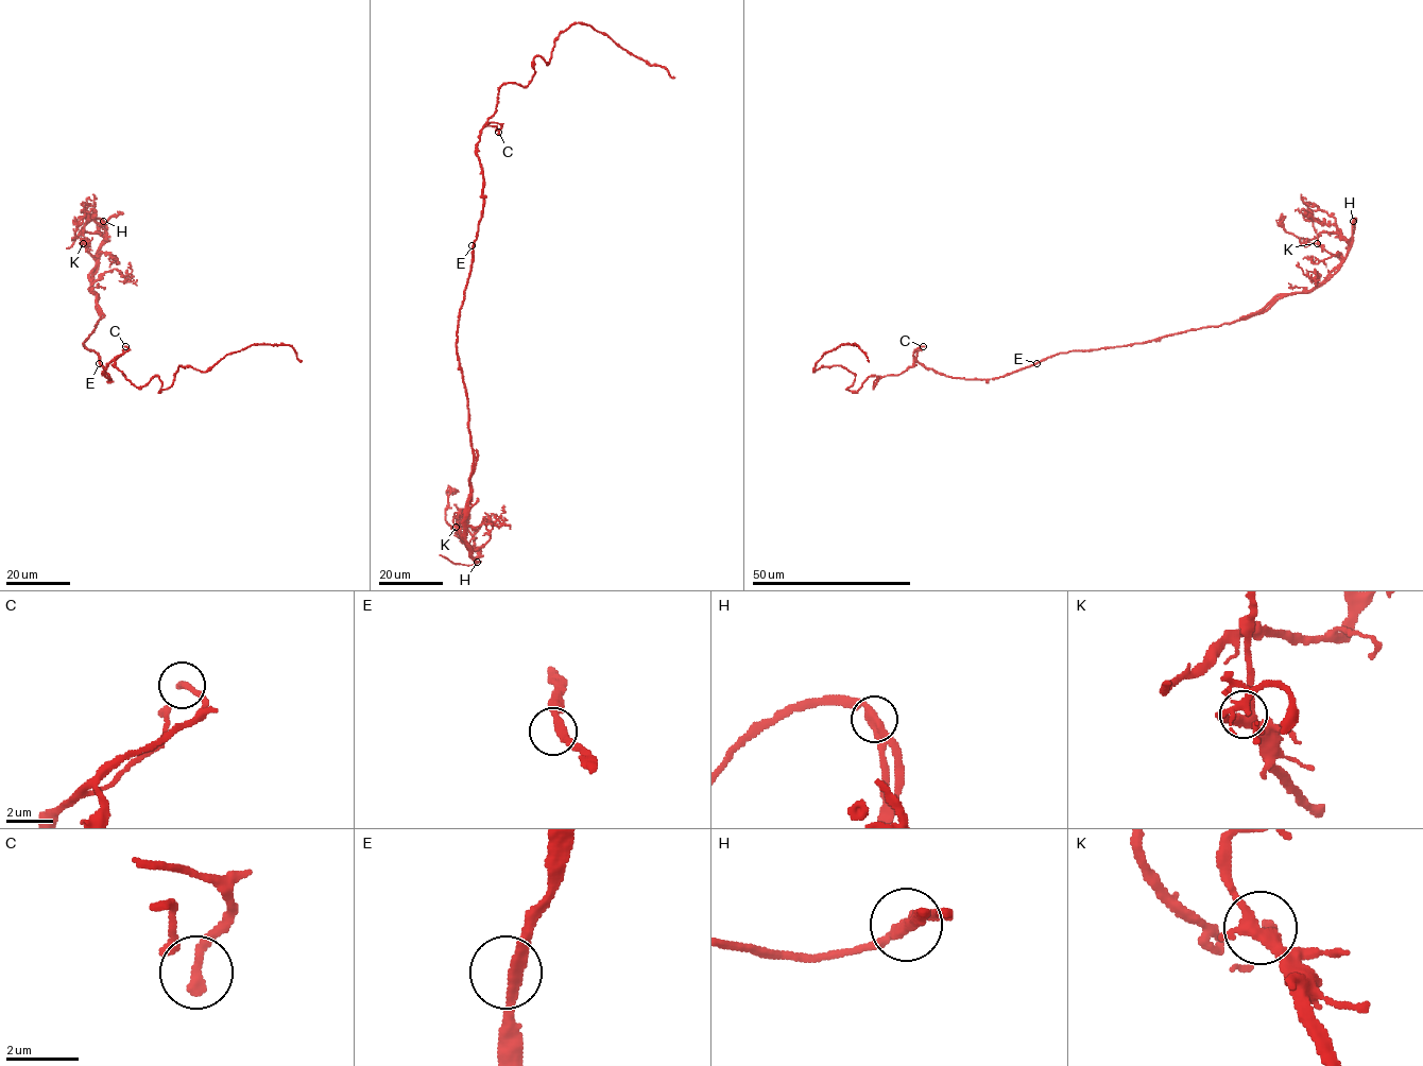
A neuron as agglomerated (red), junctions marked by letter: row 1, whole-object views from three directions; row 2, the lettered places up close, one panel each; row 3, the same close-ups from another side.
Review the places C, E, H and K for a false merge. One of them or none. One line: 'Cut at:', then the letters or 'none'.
Cut at: H

